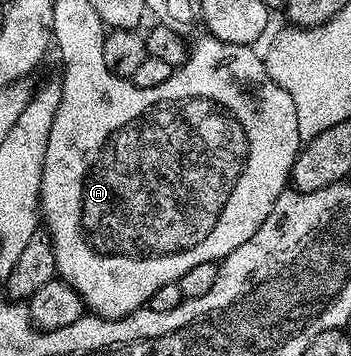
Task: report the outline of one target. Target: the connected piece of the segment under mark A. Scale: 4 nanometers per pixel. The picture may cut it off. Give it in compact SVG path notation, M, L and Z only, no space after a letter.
M202 35L202 38L195 45L192 45L192 48L187 52L186 61L175 68L171 72L170 77L164 79L164 83L160 83L160 87L142 89L138 92L138 97L110 97L110 81L86 81L86 65L82 65L82 49L78 49L78 45L74 45L74 49L70 49L70 53L74 53L74 57L70 57L70 66L67 69L62 69L60 73L62 79L60 78L58 106L56 107L56 115L52 119L52 131L48 135L48 147L44 151L44 167L42 168L40 191L38 192L38 207L41 224L43 226L46 224L44 229L49 236L50 246L54 252L54 267L57 276L80 294L83 306L93 316L101 317L107 322L113 323L119 317L129 317L137 314L139 309L149 306L152 295L156 295L156 291L160 291L160 287L177 283L184 275L184 271L189 271L190 268L197 267L200 263L208 263L209 261L221 262L222 258L227 257L232 251L236 251L236 247L240 247L240 243L248 243L248 239L252 239L252 235L256 235L260 223L264 223L264 219L268 219L276 199L287 192L290 168L294 165L294 160L297 159L300 148L298 128L296 127L296 109L292 107L292 99L284 91L284 87L280 87L267 75L265 60L259 54L257 57L253 53L254 51L249 45L233 45L232 43L218 41L215 37L209 35Z

